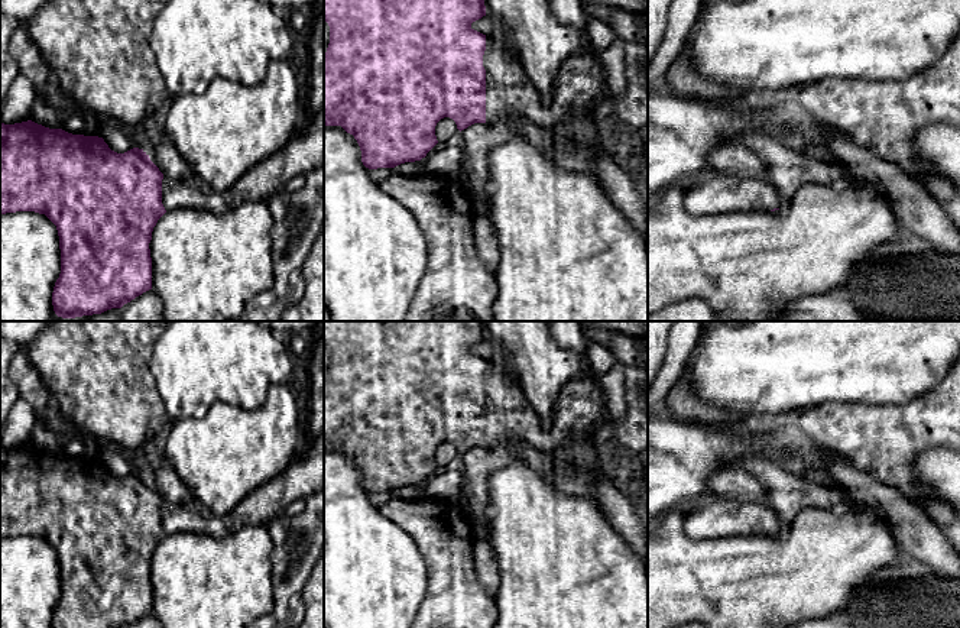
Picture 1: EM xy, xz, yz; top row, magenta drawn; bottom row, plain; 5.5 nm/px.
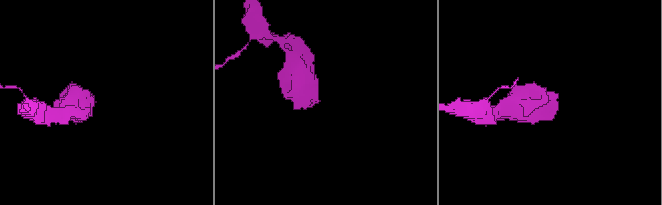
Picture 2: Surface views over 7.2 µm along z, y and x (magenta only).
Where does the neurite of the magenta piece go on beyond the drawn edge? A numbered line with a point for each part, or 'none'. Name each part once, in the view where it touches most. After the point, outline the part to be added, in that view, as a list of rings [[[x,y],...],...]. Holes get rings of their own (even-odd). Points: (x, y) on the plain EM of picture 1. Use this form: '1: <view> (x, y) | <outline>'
1: xz (580, 408) | [[[497,357],[486,359],[483,391],[489,449],[500,450],[502,444],[523,441],[539,451],[554,453],[573,436],[593,434],[609,424],[606,394],[600,376],[593,373],[574,379],[561,389],[549,428],[542,425],[541,417]]]

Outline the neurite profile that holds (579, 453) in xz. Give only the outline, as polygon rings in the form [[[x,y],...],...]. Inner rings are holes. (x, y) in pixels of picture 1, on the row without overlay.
[[[584,433],[570,437],[552,456],[555,457],[555,469],[560,473],[581,470],[590,473],[594,480],[606,476],[593,446],[593,434]]]

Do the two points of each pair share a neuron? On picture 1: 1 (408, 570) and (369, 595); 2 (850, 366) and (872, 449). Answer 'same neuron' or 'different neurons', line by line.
1: same neuron
2: different neurons

